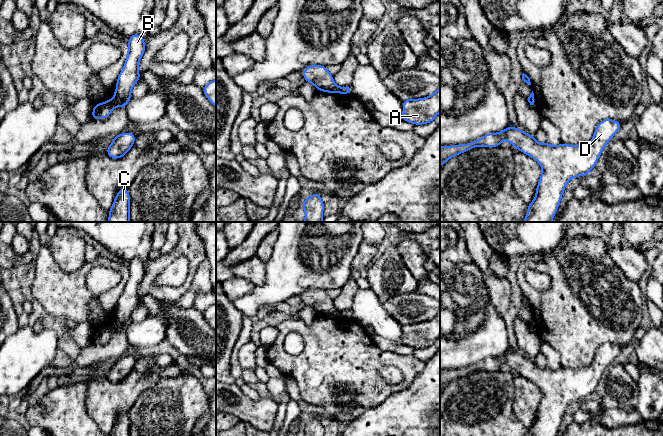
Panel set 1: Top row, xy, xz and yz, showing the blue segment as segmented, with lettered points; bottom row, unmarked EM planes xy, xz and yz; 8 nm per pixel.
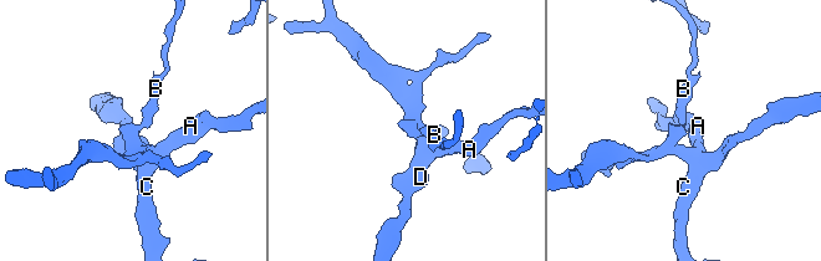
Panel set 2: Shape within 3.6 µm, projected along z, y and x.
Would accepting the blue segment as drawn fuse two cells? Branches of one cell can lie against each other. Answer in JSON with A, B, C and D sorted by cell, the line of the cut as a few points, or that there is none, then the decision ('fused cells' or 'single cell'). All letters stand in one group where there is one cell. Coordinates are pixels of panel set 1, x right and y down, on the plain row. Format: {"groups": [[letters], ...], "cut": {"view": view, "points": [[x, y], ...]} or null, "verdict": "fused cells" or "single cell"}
{"groups": [["A", "C", "D"], ["B"]], "cut": {"view": "xy", "points": [[111, 324], [116, 330]]}, "verdict": "fused cells"}

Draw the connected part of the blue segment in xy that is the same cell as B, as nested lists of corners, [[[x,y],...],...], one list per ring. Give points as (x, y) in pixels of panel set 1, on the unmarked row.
[[[140,258],[129,260],[128,277],[124,291],[118,299],[112,325],[116,331],[125,331],[131,324],[131,314],[140,304],[139,285],[145,276],[145,264]]]

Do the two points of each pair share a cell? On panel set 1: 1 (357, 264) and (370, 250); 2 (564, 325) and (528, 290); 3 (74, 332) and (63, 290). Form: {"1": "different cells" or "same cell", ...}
{"1": "same cell", "2": "same cell", "3": "different cells"}

